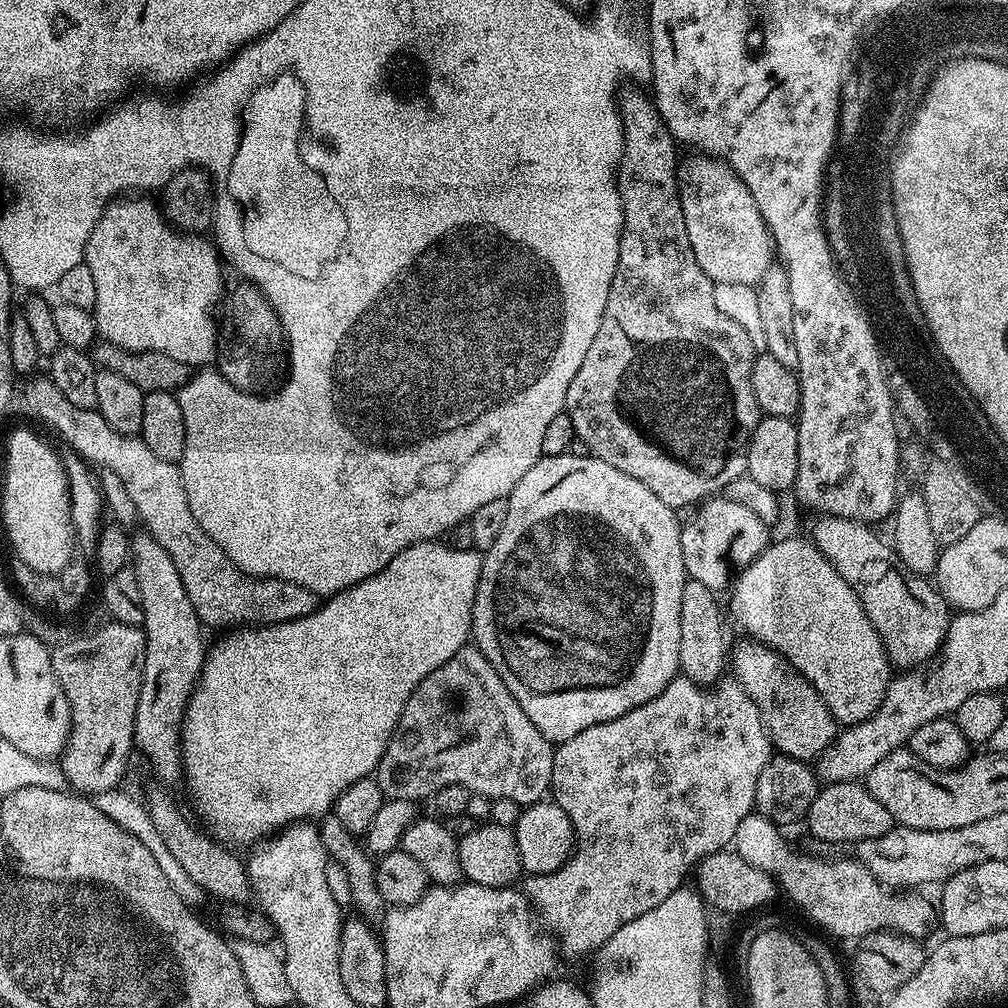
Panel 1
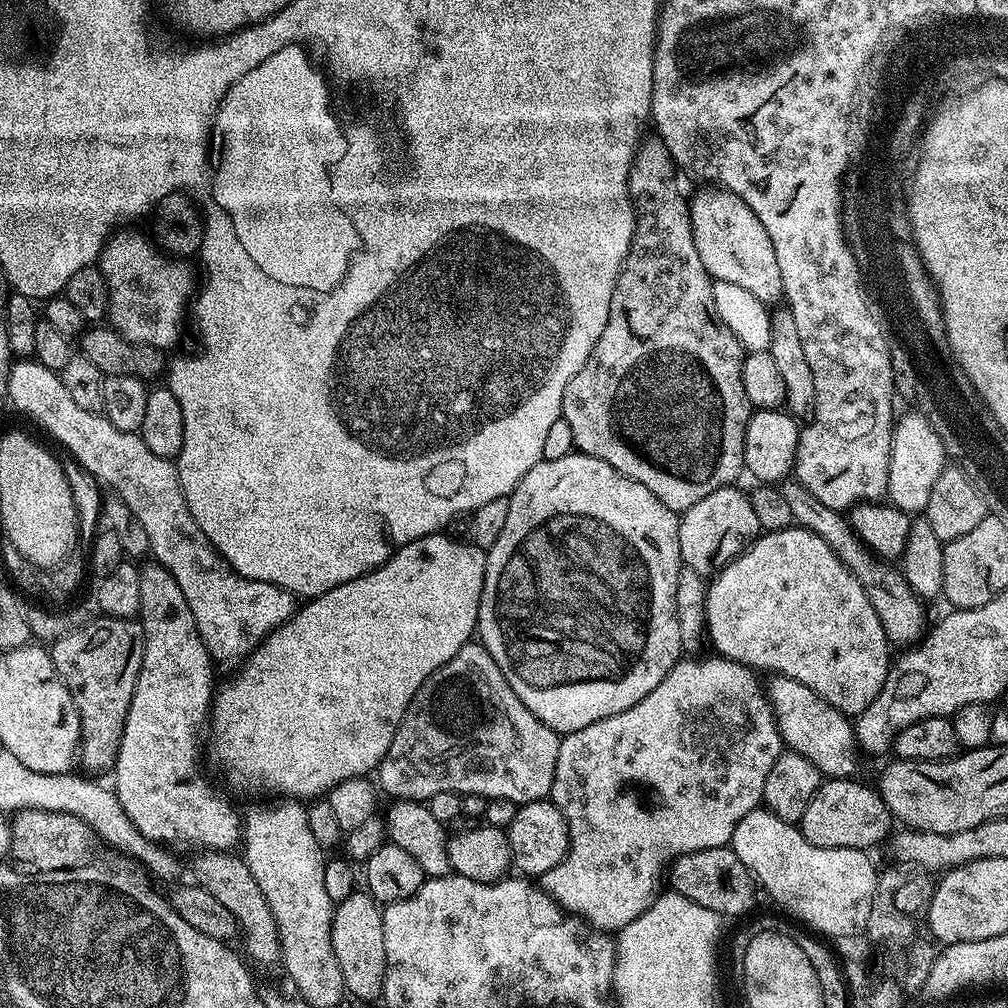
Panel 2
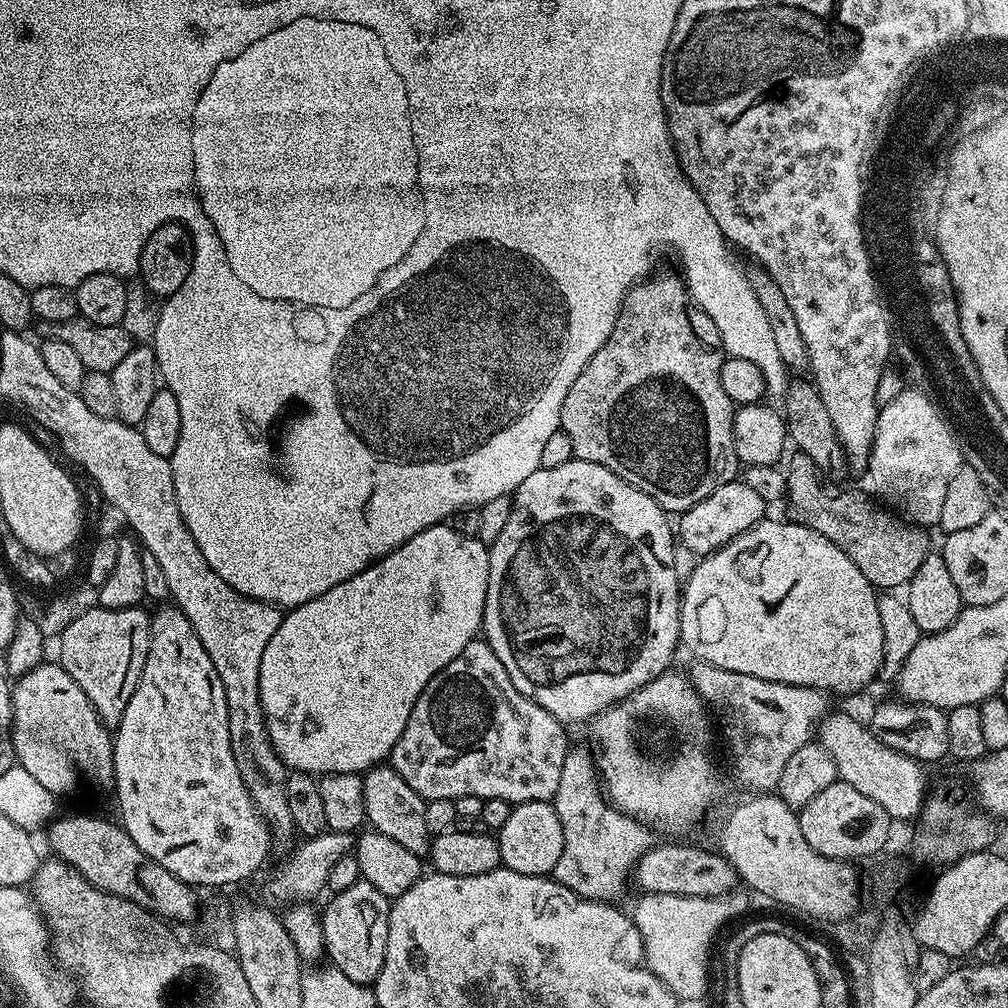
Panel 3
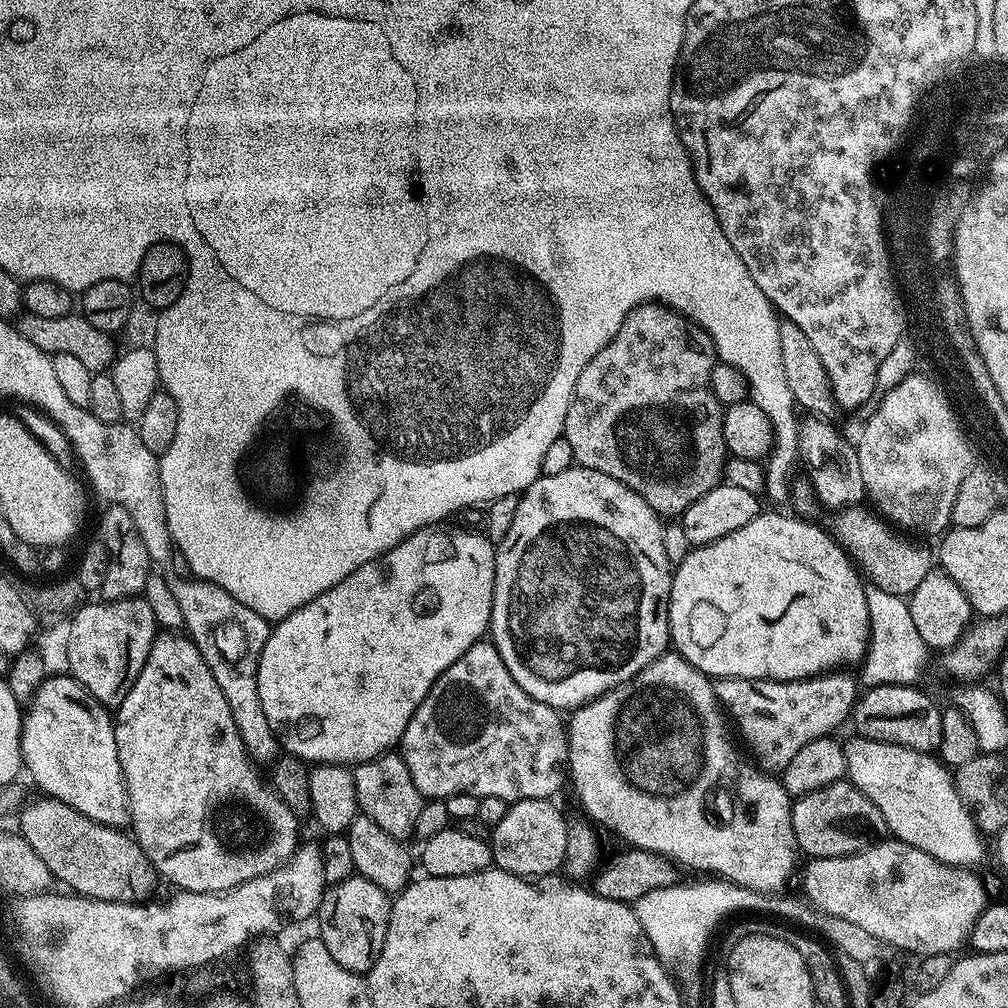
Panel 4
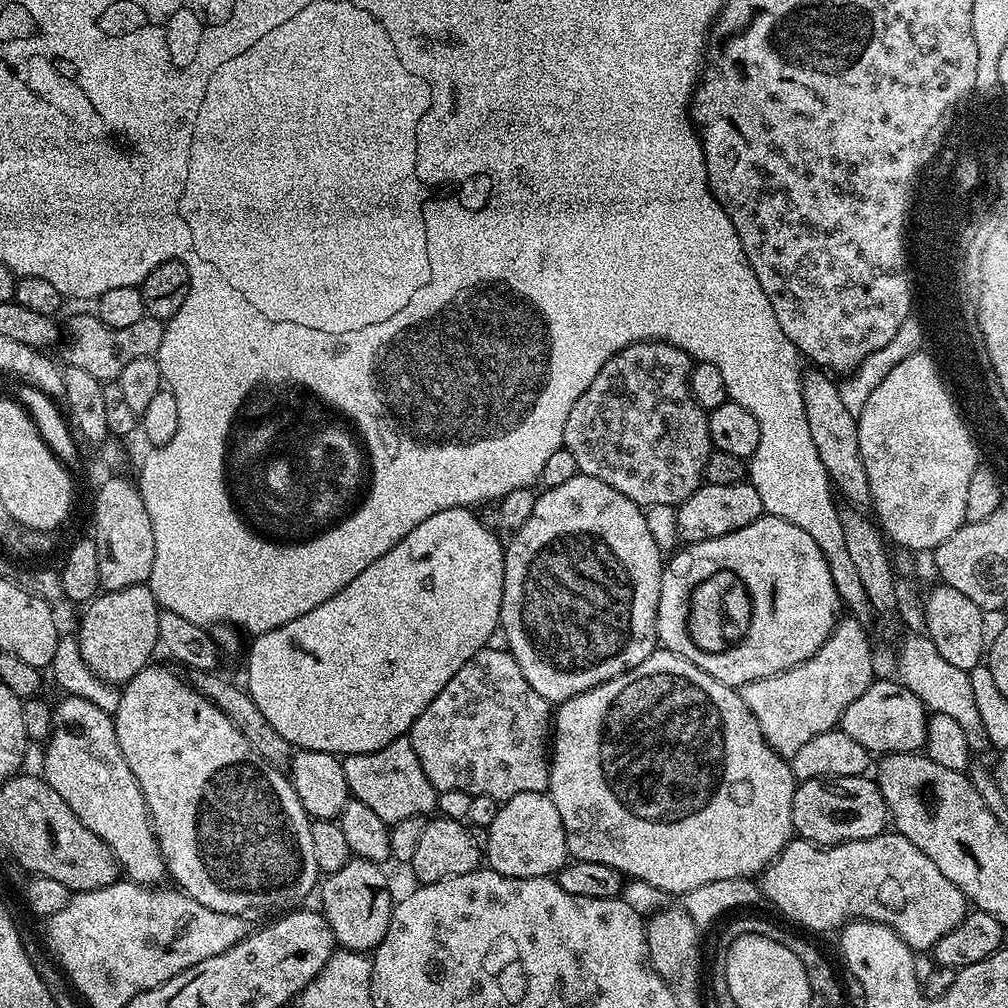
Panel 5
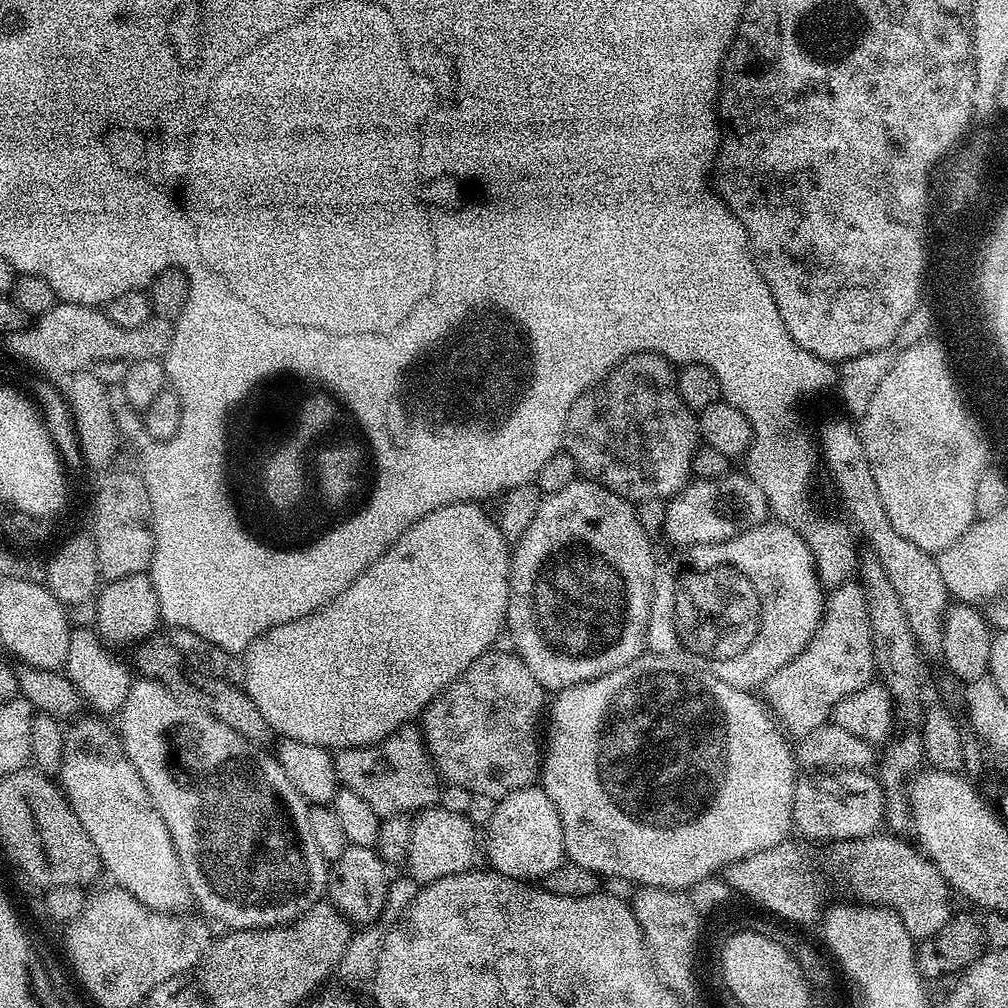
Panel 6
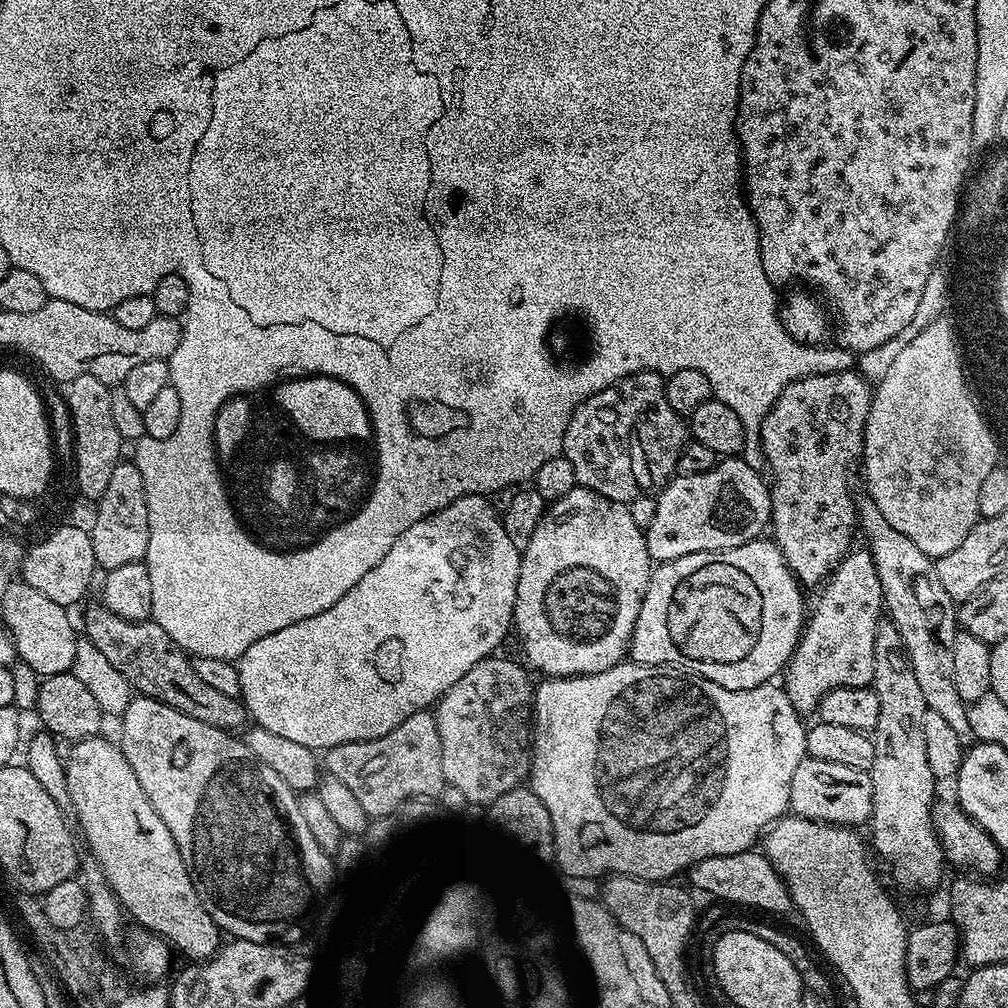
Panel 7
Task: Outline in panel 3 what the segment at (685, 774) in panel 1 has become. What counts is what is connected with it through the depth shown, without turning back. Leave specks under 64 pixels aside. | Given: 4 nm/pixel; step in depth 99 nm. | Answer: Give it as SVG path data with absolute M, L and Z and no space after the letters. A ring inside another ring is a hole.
M696 660L692 669L687 669L688 681L694 690L704 699L711 715L718 721L718 732L724 735L724 744L728 747L728 756L732 759L732 768L736 771L736 780L740 784L749 784L756 794L771 793L778 786L778 778L786 767L786 761L801 747L813 739L818 725L829 715L829 693L816 688L799 688L793 684L779 684L750 674L734 674L734 670L722 670L722 666L707 664ZM569 747L566 762L562 762L562 779L554 797L558 822L562 822L562 858L551 875L562 886L574 890L586 900L619 901L634 876L636 864L652 849L653 829L620 812L608 803L598 779L593 753L584 748Z

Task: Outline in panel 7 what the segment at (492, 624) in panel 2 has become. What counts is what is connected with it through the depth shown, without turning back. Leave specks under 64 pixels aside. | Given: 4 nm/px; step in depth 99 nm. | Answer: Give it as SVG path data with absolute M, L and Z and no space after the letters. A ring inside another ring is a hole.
M571 488L562 498L551 501L547 505L544 517L538 522L538 526L530 534L530 542L522 549L518 556L516 569L516 605L512 611L514 632L520 635L524 643L524 652L528 655L527 663L544 672L548 678L567 678L570 676L593 676L595 672L605 672L606 669L621 663L629 655L634 626L638 622L640 607L644 601L644 595L648 589L648 583L652 577L654 561L648 553L645 529L639 526L631 516L628 504L620 504L617 500L611 500L592 492L589 488Z

